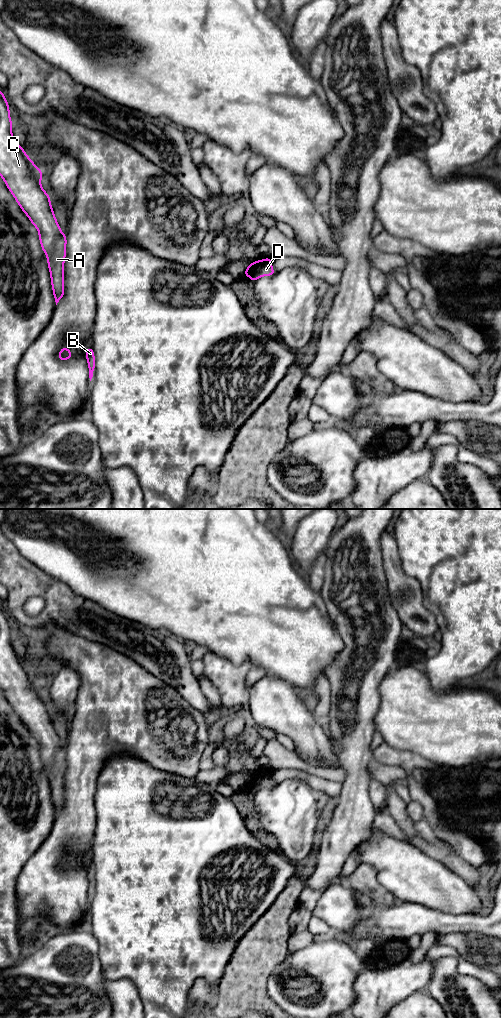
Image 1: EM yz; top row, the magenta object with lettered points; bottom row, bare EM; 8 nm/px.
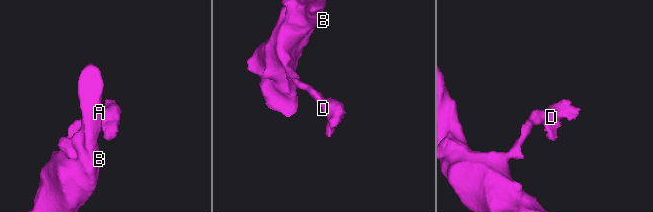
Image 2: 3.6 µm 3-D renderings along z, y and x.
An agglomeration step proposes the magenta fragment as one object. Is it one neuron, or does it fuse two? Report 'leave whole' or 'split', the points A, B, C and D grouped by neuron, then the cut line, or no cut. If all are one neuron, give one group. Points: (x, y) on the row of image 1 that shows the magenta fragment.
split; groups A B C / D; cut yz (255, 262), (255, 268), (248, 275)

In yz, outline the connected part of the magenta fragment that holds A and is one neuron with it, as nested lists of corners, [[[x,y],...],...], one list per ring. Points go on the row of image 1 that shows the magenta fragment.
[[[0,91],[0,176],[20,208],[37,228],[42,250],[47,256],[54,299],[57,303],[64,296],[64,261],[66,257],[66,234],[64,234],[55,218],[48,195],[40,184],[43,173],[19,146],[12,134],[12,121],[9,116],[9,104]]]

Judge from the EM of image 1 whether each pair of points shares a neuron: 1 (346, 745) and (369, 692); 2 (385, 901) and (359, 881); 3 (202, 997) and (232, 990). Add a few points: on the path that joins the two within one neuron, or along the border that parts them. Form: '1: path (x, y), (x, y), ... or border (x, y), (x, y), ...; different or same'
1: path (351, 732), (351, 711), (357, 705); same
2: path (379, 895), (365, 881); same
3: border (219, 986), (217, 998), (211, 1007); different

